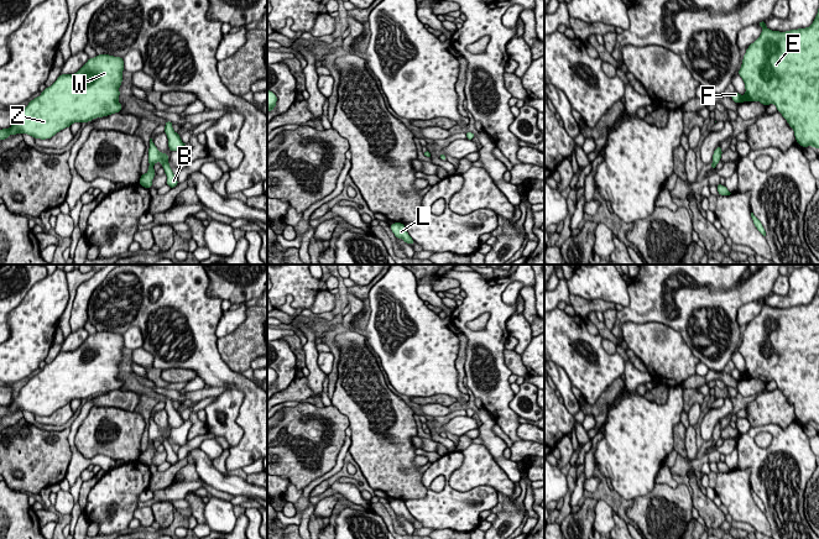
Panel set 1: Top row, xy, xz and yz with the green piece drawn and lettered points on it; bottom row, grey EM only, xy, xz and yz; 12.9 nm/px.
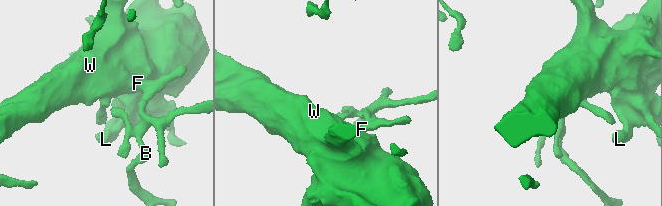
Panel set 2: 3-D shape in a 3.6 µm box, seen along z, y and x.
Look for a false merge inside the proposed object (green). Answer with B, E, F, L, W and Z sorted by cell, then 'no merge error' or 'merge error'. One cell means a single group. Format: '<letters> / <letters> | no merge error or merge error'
B E F L W Z | no merge error

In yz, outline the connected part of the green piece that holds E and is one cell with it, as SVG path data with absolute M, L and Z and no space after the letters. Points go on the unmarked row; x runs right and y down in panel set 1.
M819 286L813 300L805 305L779 309L767 305L766 298L758 302L762 309L747 324L737 349L746 370L734 368L730 375L736 381L757 377L765 383L774 381L794 407L795 418L803 425L819 425Z

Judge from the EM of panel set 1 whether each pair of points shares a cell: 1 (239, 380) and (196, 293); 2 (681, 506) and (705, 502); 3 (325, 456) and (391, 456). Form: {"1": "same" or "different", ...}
{"1": "same", "2": "different", "3": "different"}

